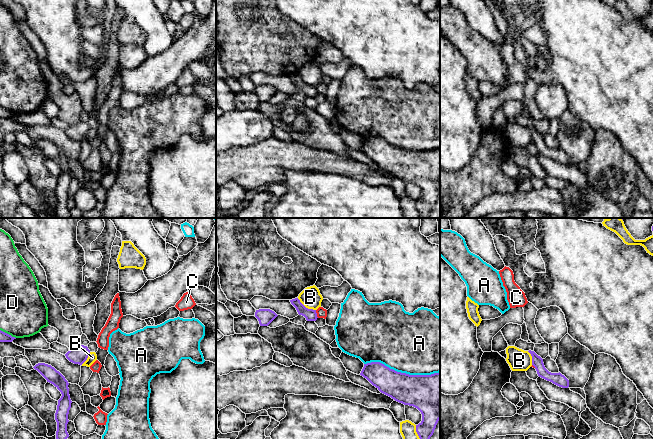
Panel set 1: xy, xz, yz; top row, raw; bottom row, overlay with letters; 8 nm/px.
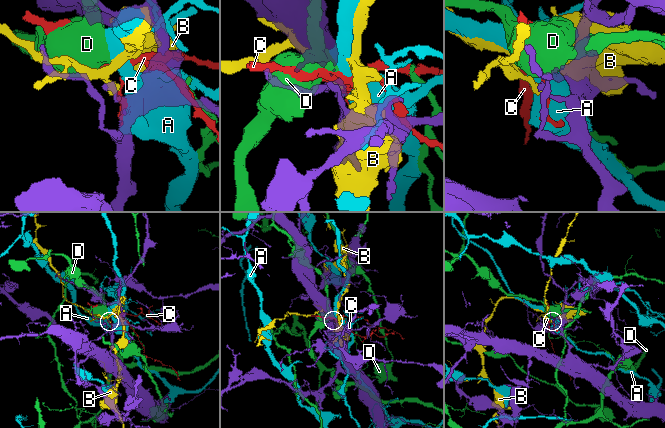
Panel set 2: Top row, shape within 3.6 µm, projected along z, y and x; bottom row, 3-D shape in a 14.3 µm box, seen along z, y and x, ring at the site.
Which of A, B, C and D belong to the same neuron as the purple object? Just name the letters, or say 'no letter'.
no letter

